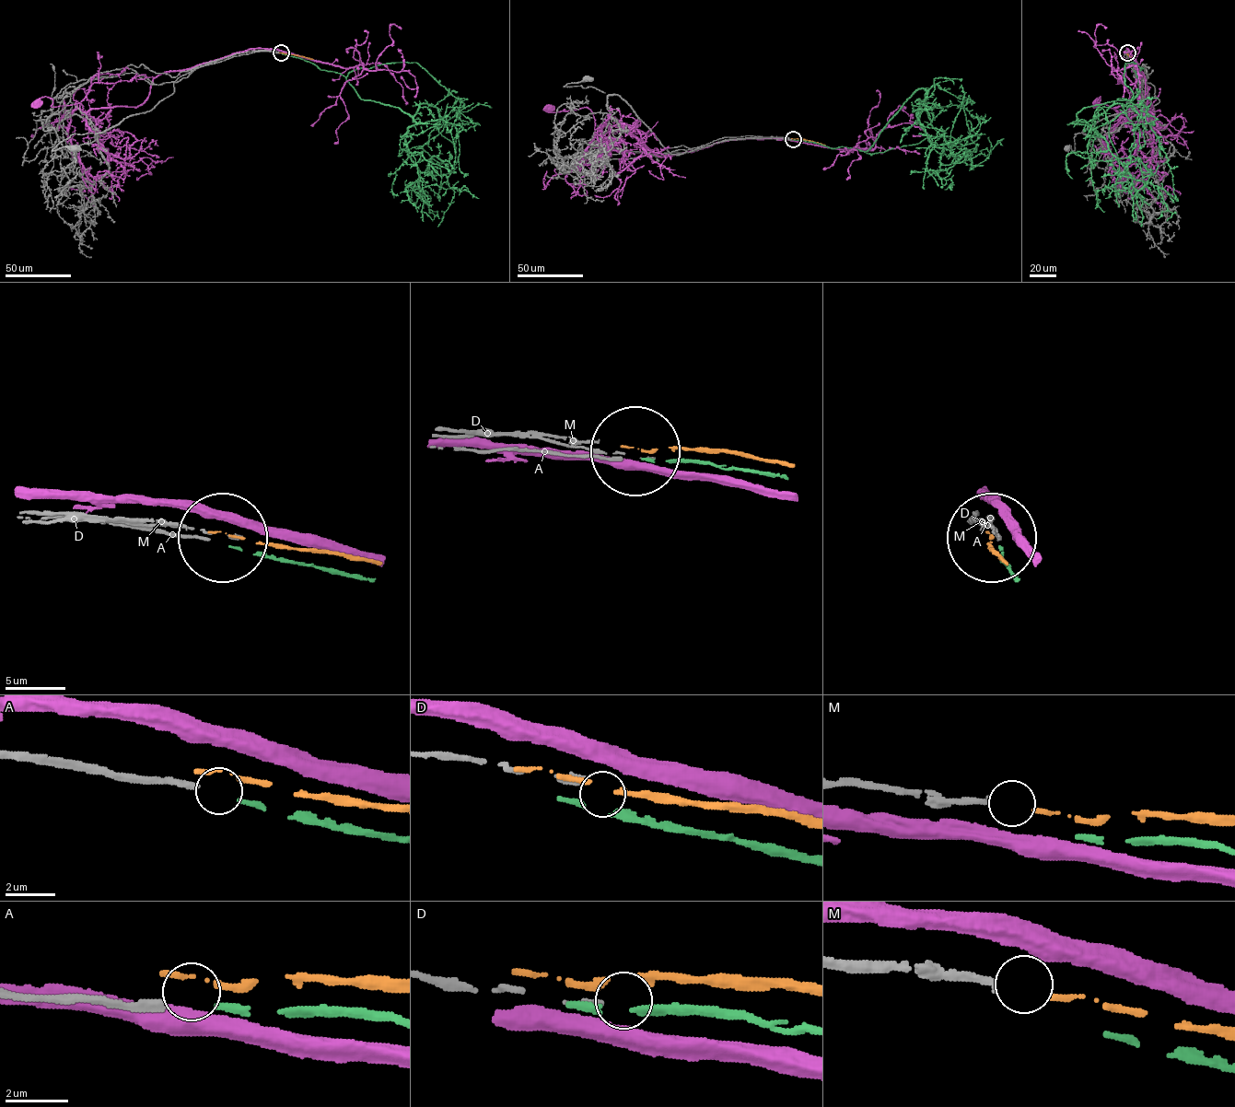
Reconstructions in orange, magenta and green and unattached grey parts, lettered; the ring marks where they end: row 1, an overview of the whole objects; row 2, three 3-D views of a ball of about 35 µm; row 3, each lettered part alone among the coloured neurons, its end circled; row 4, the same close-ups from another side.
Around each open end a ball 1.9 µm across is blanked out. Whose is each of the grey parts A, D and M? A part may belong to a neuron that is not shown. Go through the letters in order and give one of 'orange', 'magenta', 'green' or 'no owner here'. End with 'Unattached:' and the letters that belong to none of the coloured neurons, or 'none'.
A: green
D: no owner here
M: orange
Unattached: D

